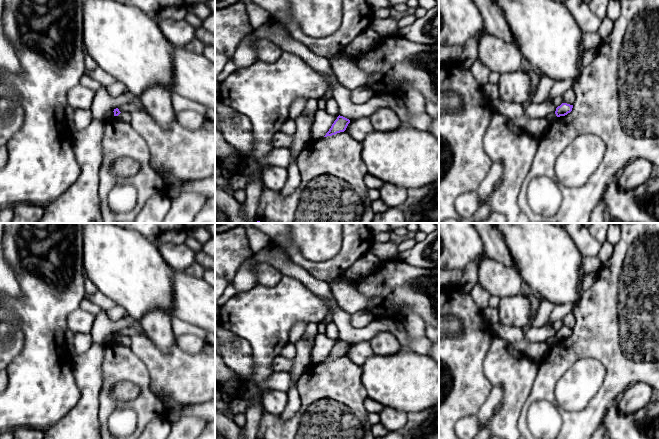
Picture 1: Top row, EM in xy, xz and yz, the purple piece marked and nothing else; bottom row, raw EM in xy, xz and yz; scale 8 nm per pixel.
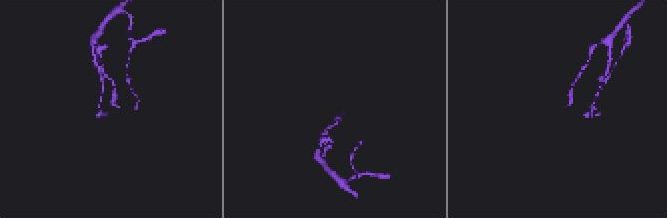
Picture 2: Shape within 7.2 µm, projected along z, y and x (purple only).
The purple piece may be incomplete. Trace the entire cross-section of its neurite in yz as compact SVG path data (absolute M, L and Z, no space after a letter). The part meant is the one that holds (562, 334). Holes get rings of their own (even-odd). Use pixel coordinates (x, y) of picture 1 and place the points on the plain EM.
M562 327L556 332L555 338L557 341L565 340L572 335L573 329Z

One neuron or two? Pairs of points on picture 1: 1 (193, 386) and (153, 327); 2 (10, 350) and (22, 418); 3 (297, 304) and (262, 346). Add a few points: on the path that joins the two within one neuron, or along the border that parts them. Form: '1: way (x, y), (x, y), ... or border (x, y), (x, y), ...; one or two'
1: border (148, 337), (164, 351), (167, 351), (175, 343); two
2: border (23, 339), (23, 348), (10, 363); two
3: way (287, 314), (268, 333), (268, 336); one

